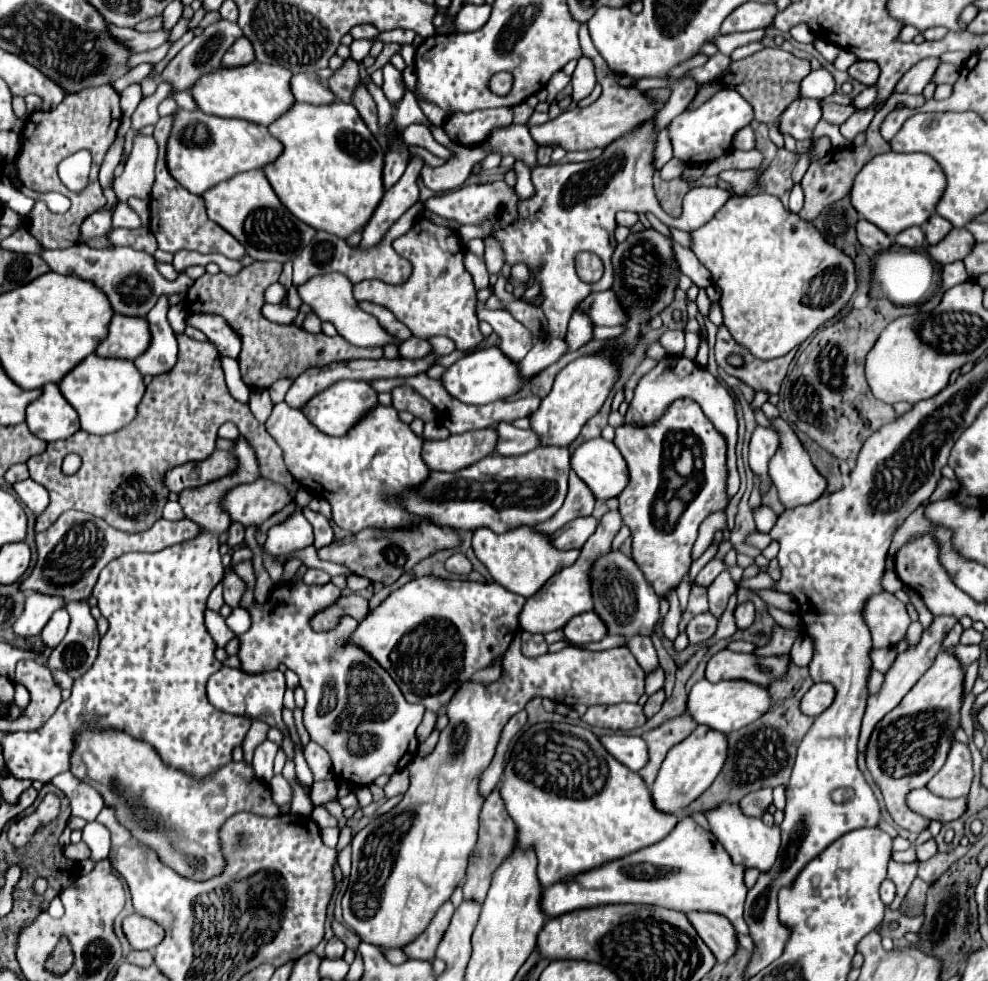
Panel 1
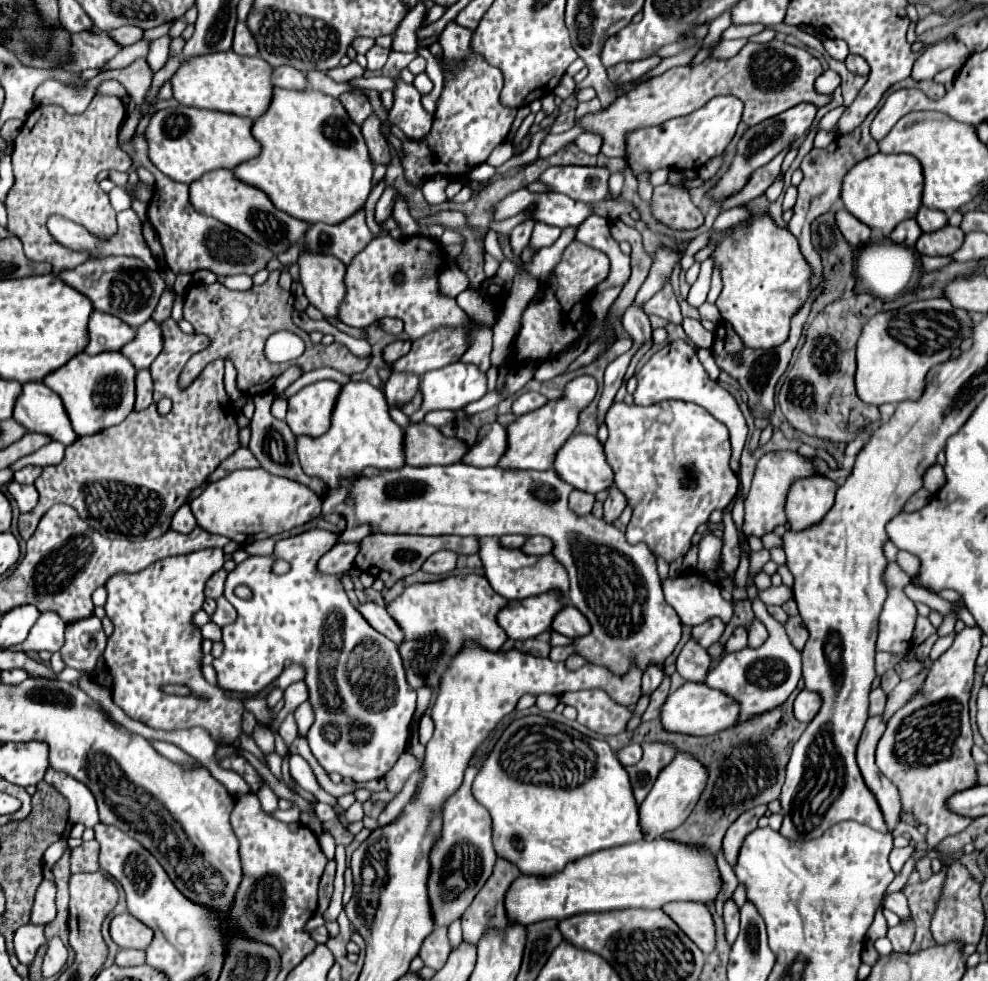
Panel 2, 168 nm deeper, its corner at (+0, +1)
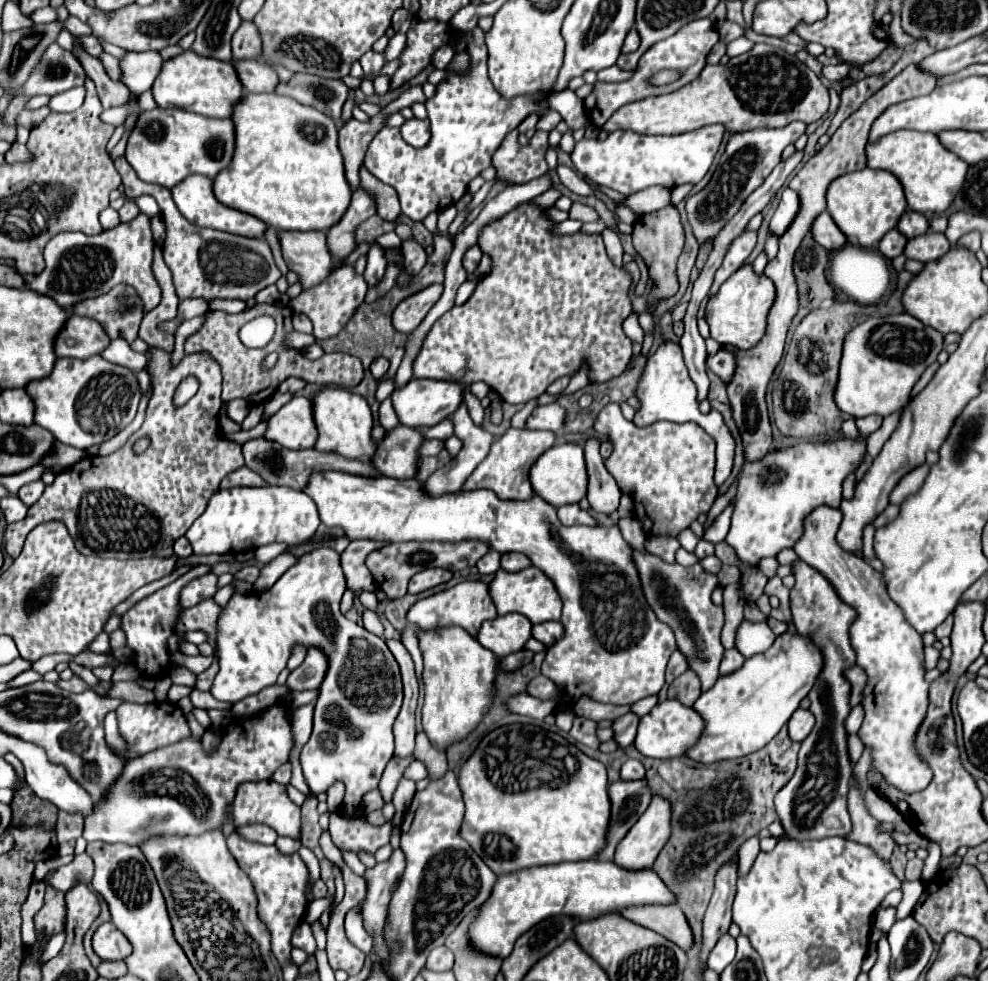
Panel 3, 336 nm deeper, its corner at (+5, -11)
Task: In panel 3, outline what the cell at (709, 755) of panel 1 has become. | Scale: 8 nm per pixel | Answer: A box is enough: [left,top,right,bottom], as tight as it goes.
[614,798,670,870]

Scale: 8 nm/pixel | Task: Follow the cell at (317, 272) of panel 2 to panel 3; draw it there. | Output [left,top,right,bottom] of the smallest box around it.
[278,232,332,288]

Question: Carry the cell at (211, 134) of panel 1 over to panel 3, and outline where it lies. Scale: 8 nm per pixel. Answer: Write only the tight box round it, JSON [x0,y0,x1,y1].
[124,108,234,188]

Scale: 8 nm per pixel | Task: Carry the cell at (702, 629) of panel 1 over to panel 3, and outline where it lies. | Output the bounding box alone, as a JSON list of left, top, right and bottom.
[668,672,700,706]

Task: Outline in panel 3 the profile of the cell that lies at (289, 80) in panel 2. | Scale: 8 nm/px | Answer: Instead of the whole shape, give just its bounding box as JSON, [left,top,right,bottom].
[232,60,278,92]

